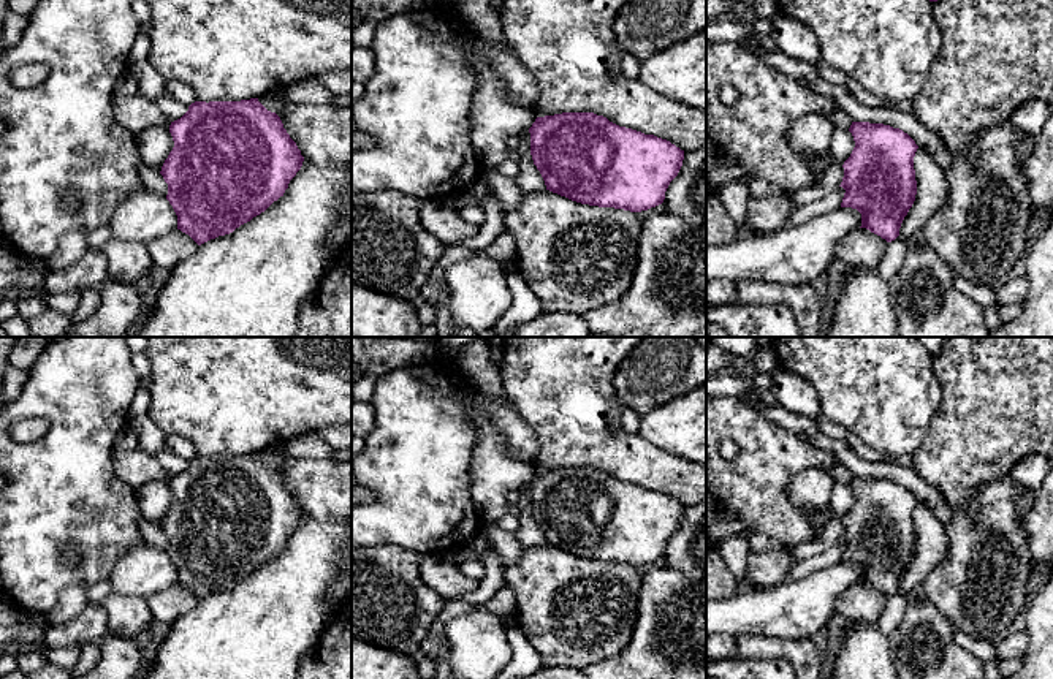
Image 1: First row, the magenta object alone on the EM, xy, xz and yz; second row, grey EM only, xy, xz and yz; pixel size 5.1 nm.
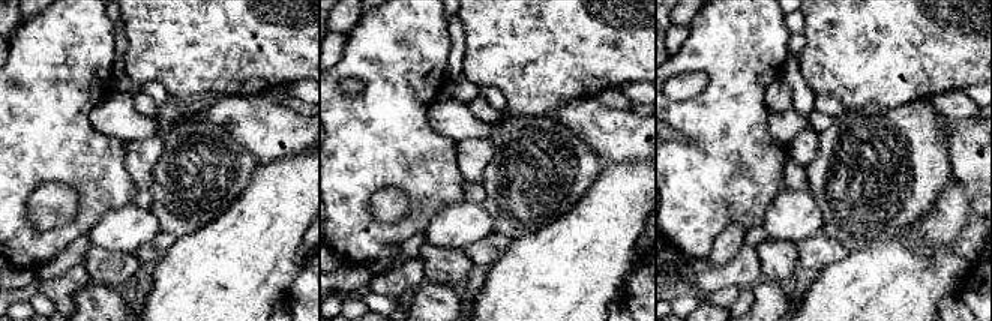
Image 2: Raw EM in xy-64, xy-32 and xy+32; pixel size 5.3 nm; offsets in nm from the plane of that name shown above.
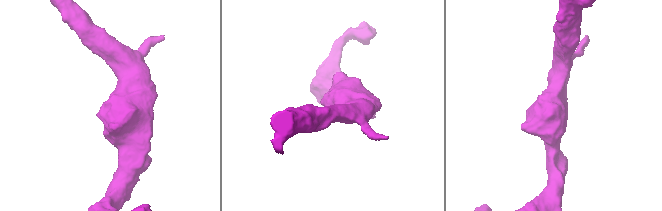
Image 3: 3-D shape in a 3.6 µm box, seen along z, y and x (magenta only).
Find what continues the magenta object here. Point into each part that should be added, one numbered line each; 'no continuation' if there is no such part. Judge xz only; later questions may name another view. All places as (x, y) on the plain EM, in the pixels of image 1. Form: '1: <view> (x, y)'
no continuation

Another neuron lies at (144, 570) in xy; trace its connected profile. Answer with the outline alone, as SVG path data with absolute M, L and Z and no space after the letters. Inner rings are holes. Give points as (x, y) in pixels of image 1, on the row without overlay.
M144 541L117 560L109 582L116 594L147 598L176 584L177 570L166 551Z

